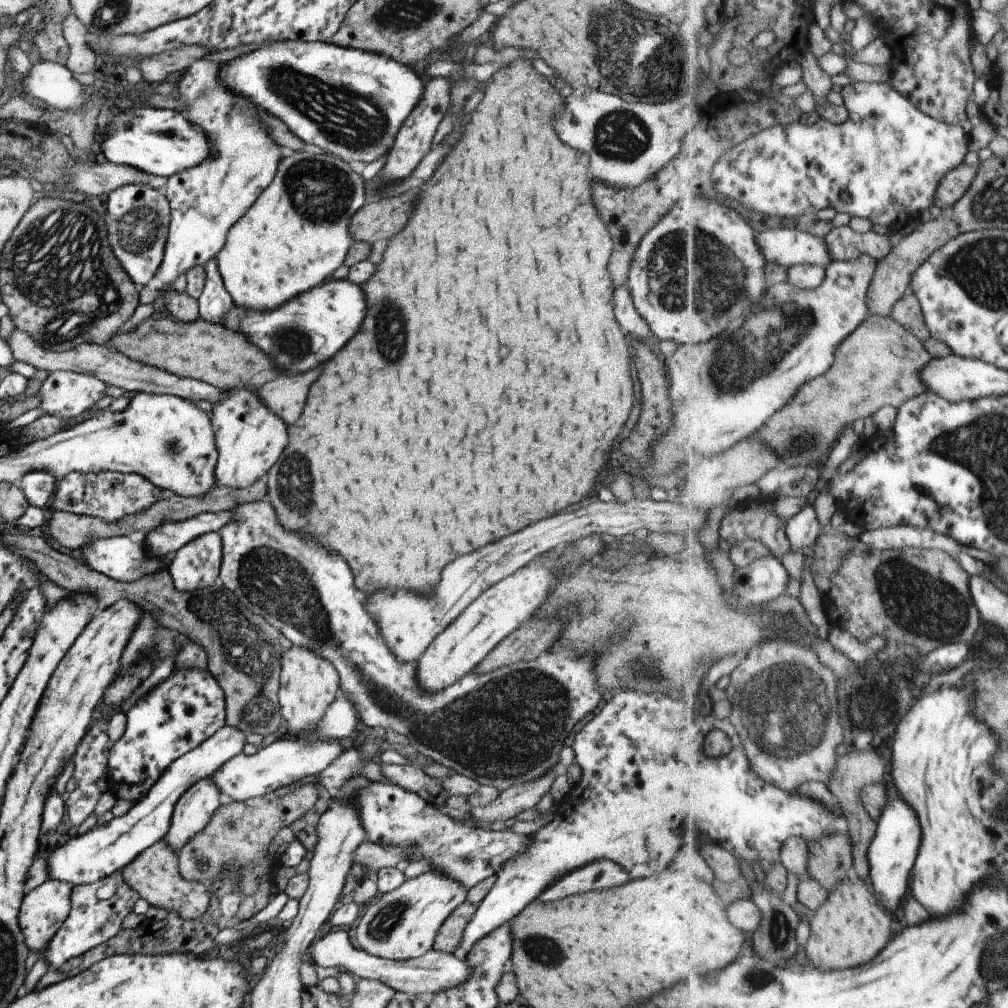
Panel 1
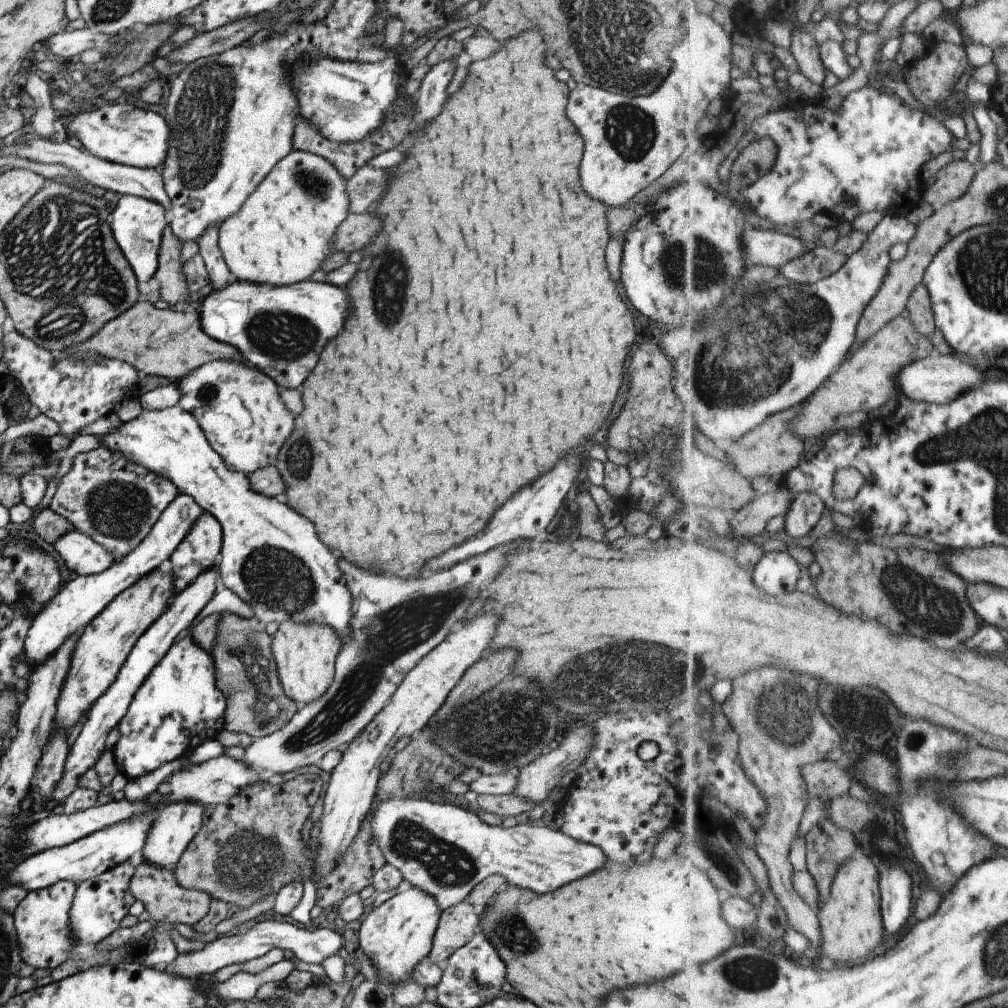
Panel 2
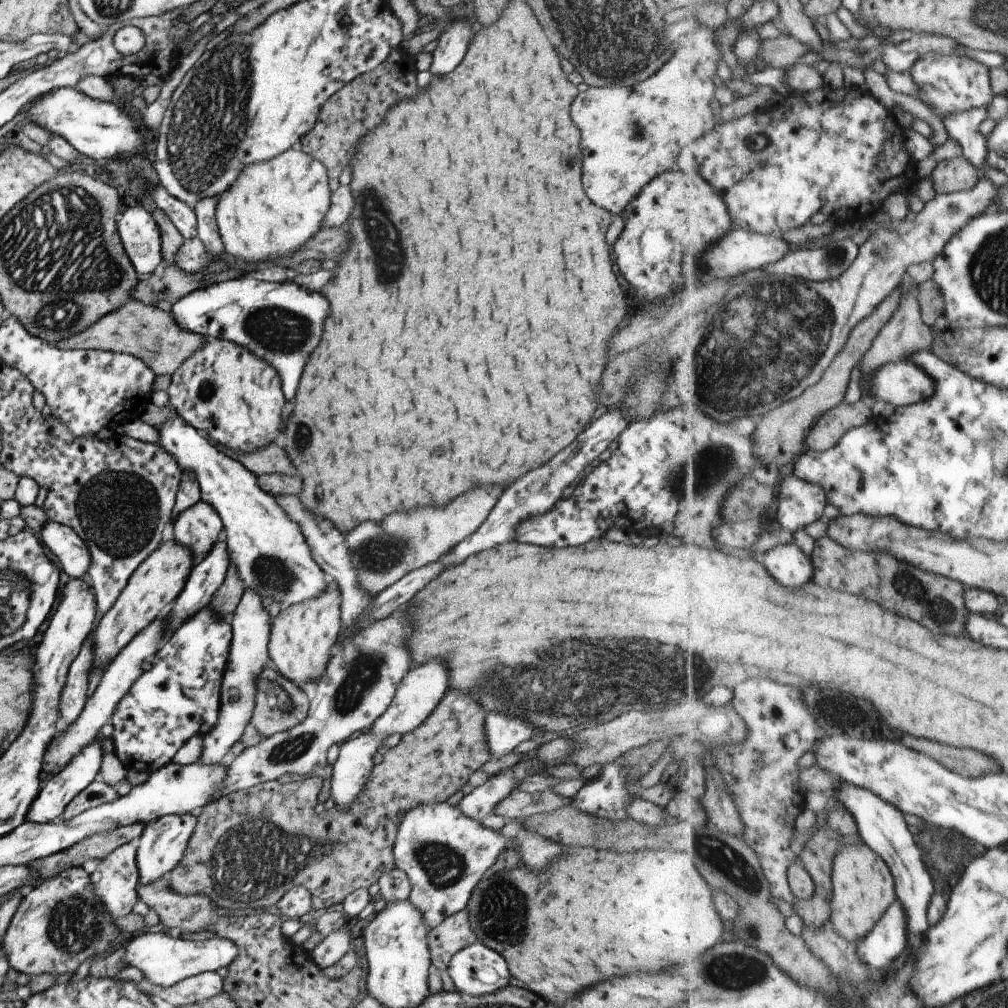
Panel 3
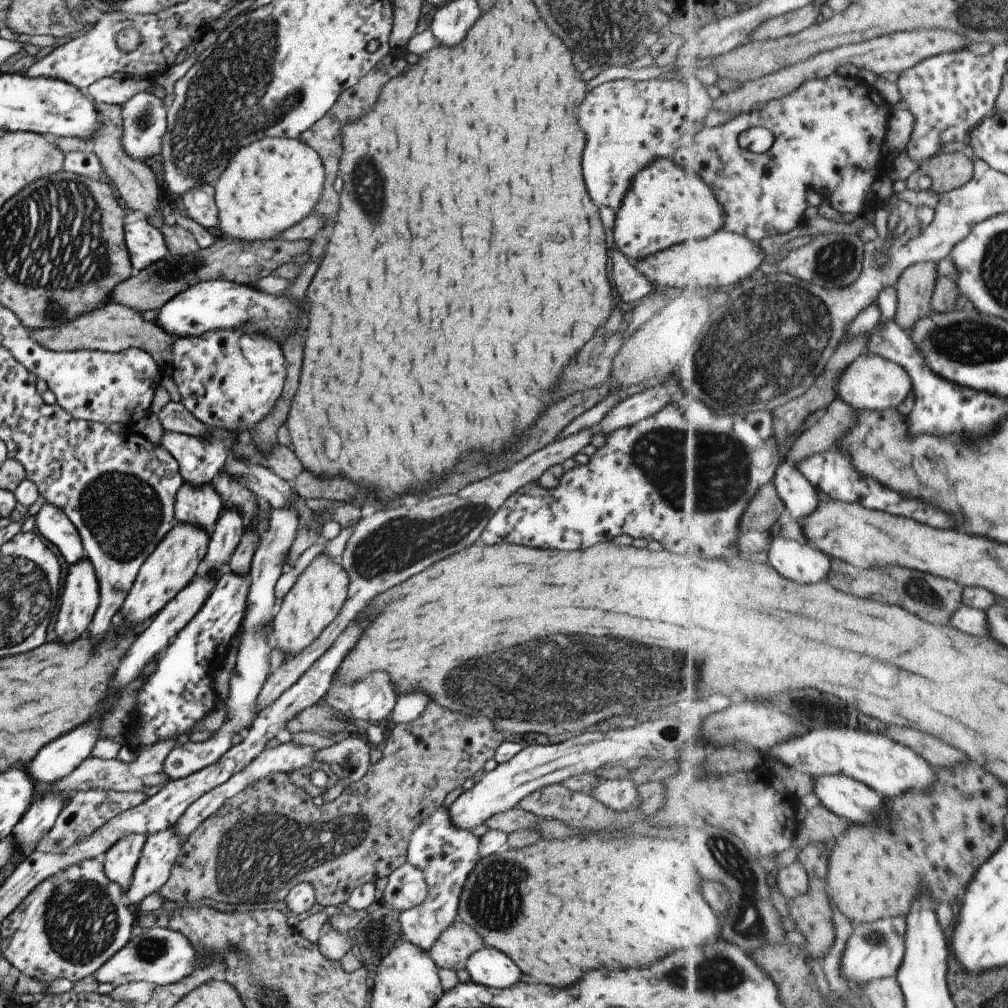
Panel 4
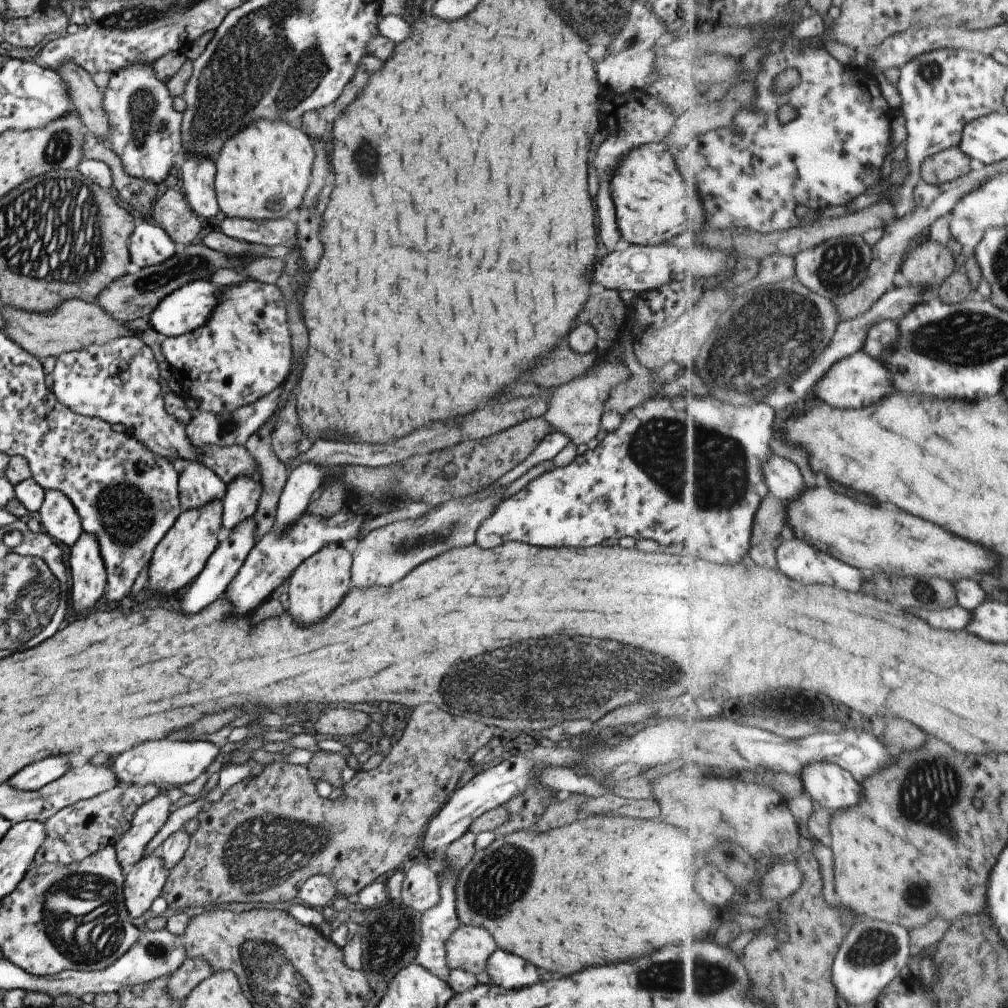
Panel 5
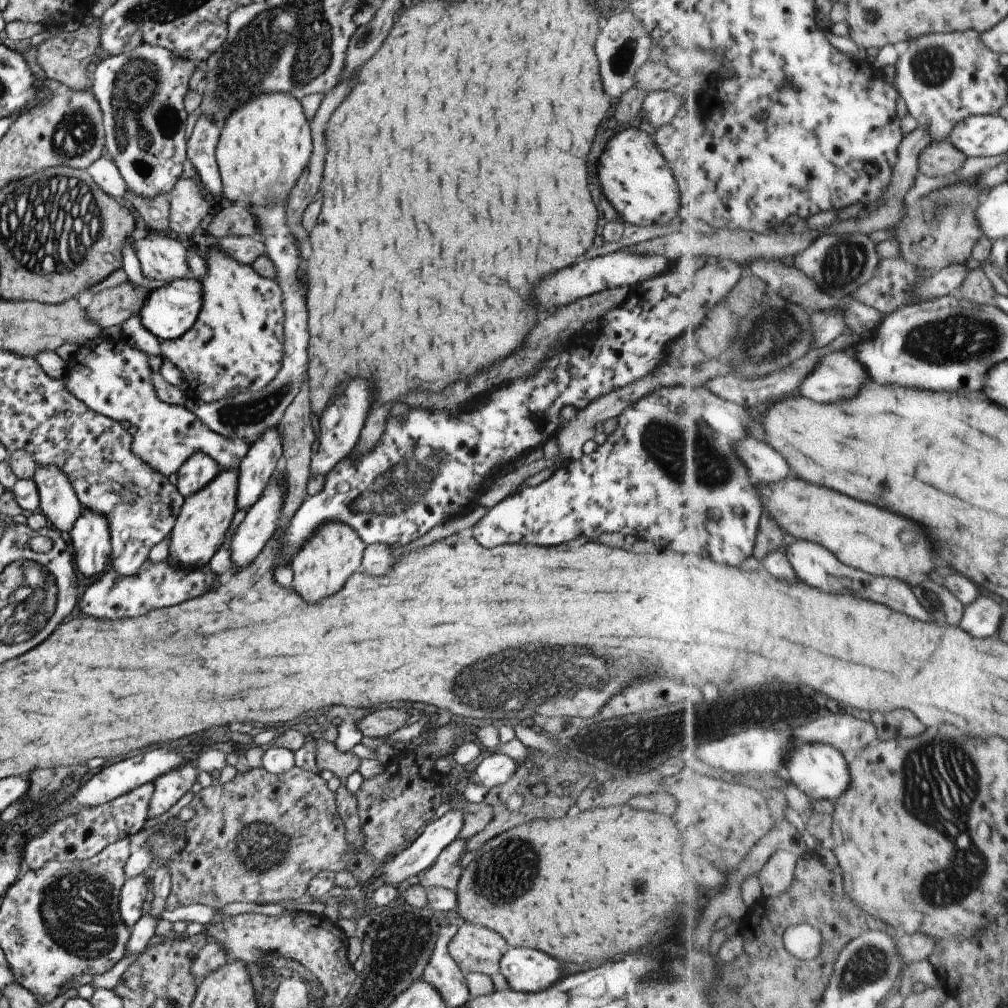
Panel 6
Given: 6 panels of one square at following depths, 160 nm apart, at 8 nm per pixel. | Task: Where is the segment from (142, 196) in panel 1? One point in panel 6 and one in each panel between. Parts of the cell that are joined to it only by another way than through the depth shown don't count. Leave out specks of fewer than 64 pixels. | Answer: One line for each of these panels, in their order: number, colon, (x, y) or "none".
2: (138, 224)
3: (140, 234)
4: (146, 244)
5: (150, 244)
6: (163, 258)

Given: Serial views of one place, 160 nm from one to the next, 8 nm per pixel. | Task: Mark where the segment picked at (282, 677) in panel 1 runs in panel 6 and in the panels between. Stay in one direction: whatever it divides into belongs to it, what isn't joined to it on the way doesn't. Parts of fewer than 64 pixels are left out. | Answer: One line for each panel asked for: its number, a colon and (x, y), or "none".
2: (305, 653)
3: (303, 635)
4: (314, 601)
5: (318, 584)
6: (323, 563)

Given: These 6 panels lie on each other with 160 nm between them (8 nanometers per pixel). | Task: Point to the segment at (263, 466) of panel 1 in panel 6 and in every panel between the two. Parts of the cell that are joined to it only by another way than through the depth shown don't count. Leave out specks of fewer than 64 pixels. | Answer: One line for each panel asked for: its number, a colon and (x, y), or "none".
2: (239, 408)
3: (223, 390)
4: (230, 378)
5: (243, 351)
6: (237, 343)

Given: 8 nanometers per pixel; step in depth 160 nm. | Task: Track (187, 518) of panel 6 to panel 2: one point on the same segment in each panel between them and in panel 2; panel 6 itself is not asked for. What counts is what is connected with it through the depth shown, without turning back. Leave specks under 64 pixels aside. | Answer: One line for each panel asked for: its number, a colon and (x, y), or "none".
2: (106, 642)
3: (154, 586)
4: (177, 559)
5: (180, 556)

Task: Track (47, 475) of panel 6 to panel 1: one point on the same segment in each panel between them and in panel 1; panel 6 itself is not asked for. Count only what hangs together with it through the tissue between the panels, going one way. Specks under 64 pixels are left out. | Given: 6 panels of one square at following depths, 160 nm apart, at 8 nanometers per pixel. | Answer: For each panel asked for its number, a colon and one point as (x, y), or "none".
1: (118, 557)
2: (80, 553)
3: (74, 556)
4: (51, 521)
5: (58, 517)

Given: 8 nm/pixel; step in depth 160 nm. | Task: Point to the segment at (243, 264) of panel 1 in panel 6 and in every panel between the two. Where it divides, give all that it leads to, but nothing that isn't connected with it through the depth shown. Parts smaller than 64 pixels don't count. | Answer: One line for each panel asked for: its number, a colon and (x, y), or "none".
2: (283, 231)
3: (273, 207)
4: (268, 186)
5: (263, 171)
6: (265, 143)

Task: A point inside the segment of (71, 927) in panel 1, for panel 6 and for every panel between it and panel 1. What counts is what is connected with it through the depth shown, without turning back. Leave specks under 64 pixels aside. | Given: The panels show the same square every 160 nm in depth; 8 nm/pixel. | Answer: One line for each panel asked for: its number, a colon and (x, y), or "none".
2: (99, 904)
3: (115, 881)
4: (120, 860)
5: (151, 817)
6: (169, 787)

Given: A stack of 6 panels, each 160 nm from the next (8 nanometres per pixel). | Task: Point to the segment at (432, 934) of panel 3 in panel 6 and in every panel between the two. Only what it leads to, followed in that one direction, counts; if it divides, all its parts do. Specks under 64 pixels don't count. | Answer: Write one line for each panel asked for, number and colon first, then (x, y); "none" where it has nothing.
4: (452, 950)
5: (469, 947)
6: (477, 949)

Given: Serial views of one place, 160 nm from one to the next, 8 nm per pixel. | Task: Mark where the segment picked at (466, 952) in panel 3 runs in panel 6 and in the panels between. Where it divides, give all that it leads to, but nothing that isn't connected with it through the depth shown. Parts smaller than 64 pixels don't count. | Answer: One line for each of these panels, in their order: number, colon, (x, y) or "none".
4: (488, 966)
5: (509, 971)
6: (529, 971)

